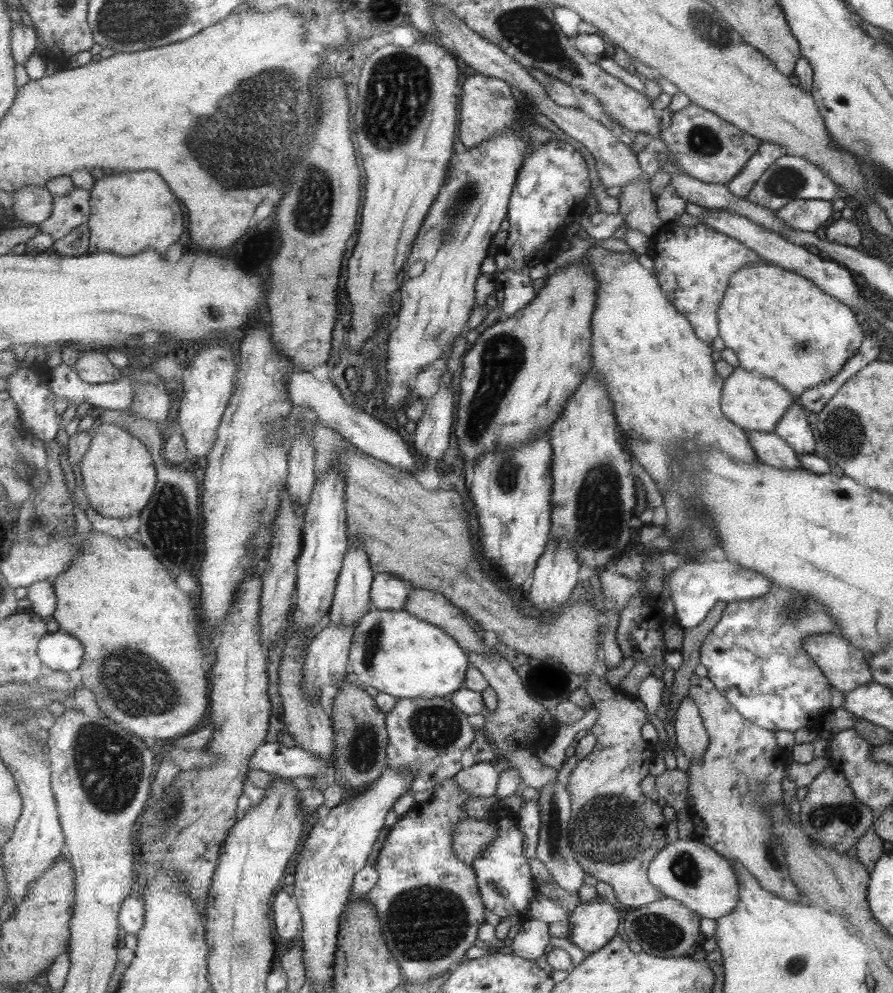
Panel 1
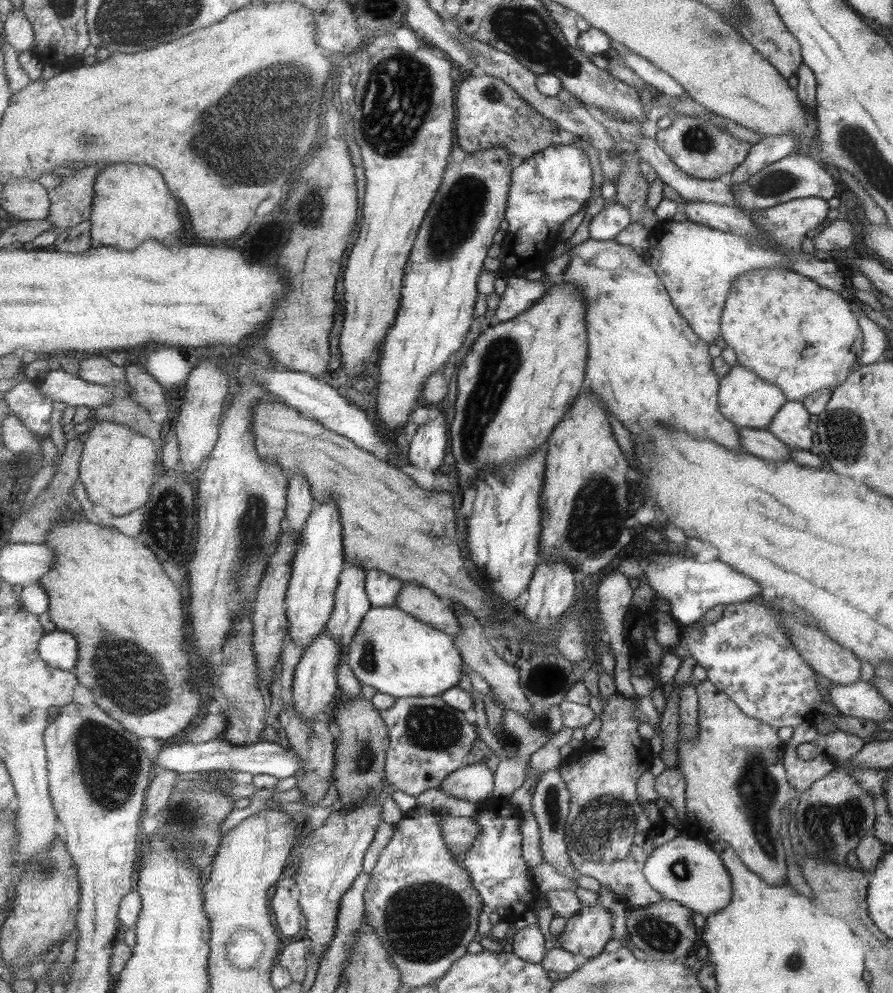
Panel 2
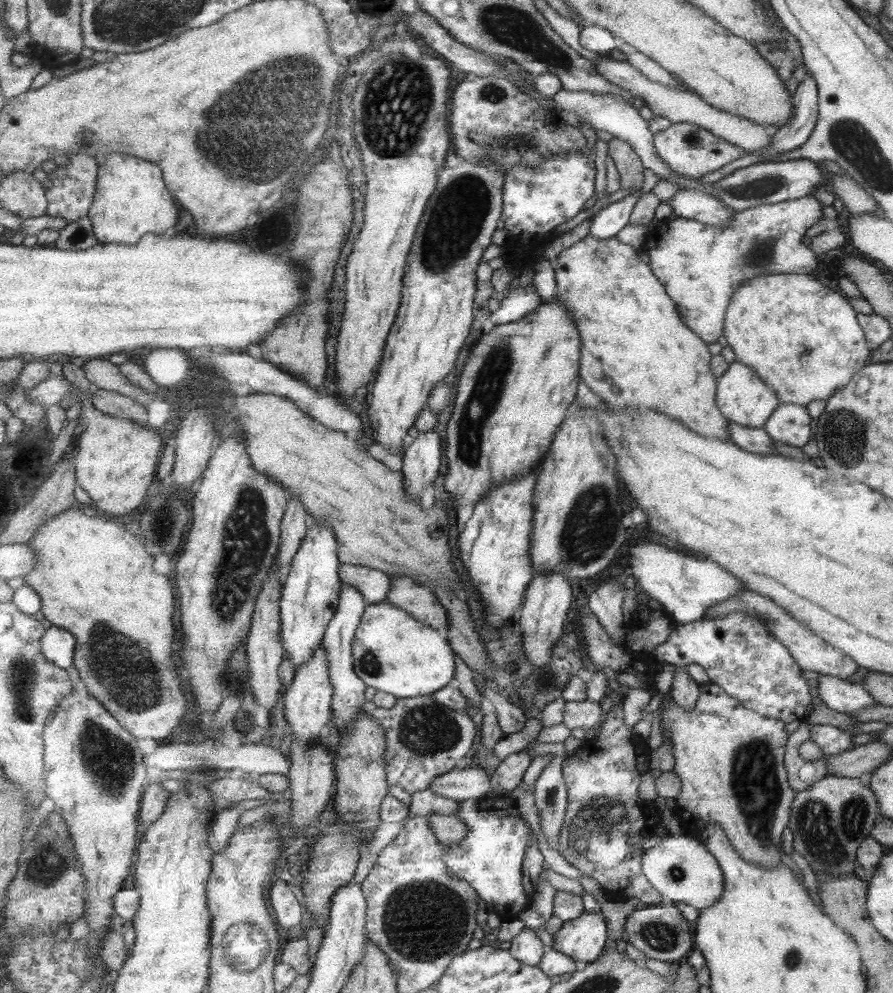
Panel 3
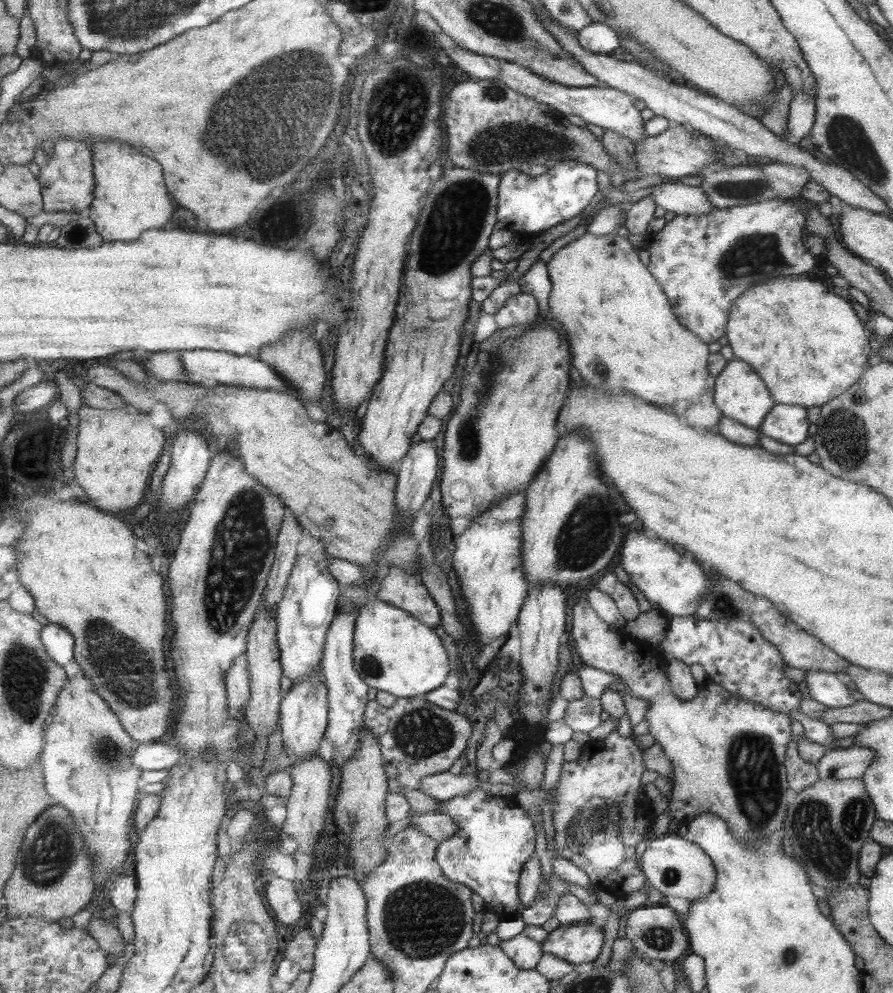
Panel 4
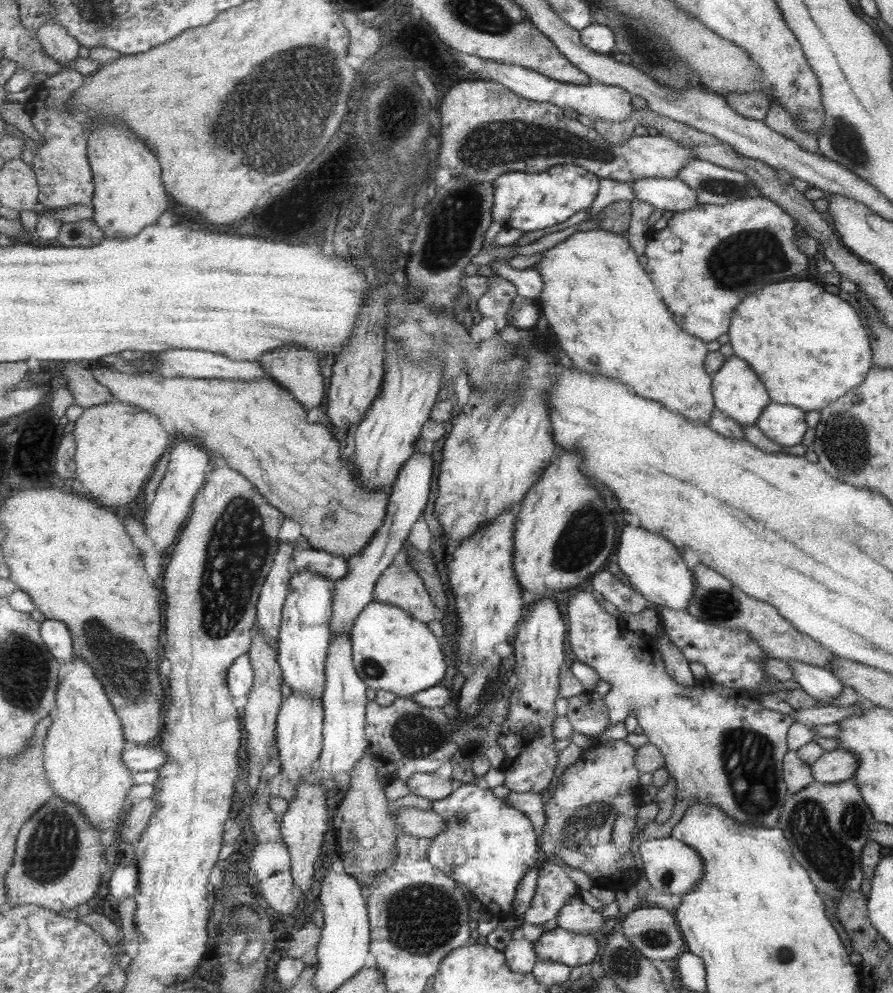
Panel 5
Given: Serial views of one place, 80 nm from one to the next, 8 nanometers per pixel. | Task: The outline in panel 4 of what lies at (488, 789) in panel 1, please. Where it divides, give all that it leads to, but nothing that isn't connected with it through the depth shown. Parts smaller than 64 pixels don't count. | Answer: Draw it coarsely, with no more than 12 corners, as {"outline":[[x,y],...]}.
{"outline":[[477,774],[423,777],[421,792],[441,801],[480,787]]}

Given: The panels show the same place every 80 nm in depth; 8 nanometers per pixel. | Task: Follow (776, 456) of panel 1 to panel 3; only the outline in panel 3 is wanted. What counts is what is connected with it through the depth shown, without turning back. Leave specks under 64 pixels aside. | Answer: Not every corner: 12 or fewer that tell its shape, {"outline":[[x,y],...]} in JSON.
{"outline":[[728,421],[728,440],[741,450],[775,454],[762,428]]}

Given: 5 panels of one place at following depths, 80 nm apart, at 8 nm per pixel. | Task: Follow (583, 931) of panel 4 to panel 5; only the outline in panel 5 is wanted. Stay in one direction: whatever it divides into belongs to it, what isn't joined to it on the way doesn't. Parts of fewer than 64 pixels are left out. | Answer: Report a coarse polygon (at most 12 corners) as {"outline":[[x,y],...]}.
{"outline":[[561,927],[544,931],[534,947],[539,960],[573,968],[601,950],[593,934]]}

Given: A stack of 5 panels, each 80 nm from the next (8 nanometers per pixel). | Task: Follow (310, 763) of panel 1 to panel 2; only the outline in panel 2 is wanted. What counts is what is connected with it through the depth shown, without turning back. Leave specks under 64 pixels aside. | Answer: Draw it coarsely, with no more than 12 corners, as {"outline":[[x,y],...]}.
{"outline":[[265,740],[171,744],[152,757],[155,777],[234,770],[283,780],[302,760]]}

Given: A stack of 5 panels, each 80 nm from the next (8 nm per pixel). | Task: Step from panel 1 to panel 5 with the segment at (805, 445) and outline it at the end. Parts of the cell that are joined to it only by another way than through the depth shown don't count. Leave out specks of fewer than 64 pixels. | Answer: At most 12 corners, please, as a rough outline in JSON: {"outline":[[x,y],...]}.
{"outline":[[772,400],[756,425],[779,446],[807,430],[800,407]]}

